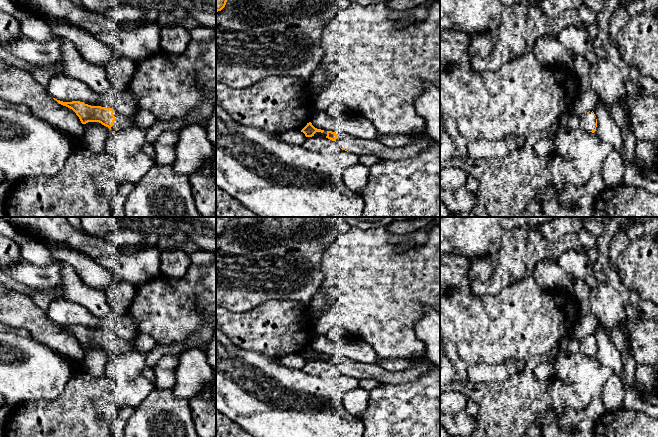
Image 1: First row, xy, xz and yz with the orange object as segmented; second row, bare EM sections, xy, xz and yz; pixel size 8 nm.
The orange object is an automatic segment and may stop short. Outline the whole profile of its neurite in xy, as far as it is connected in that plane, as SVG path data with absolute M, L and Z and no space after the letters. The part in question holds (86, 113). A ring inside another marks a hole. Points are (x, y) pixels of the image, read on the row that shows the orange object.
M56 100L59 104L72 109L79 117L82 124L88 122L99 122L112 131L131 127L131 118L117 113L111 108L91 106L80 101L63 102Z

